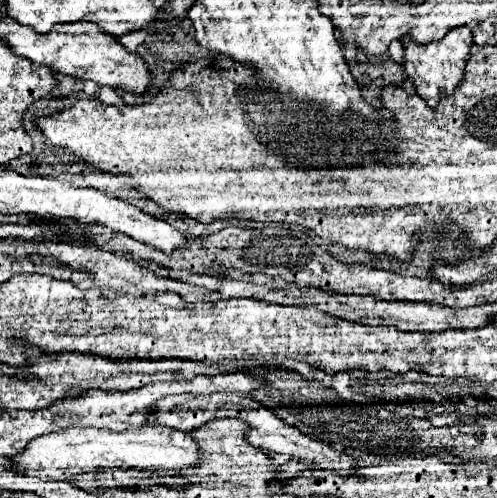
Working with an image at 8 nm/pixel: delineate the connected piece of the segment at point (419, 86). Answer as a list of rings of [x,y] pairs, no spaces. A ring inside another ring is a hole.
[[[460,26],[456,30],[450,30],[444,38],[440,38],[440,42],[416,44],[410,38],[404,38],[402,44],[404,44],[406,74],[412,80],[416,94],[420,98],[426,98],[426,104],[434,108],[440,102],[440,96],[452,94],[460,84],[460,80],[464,78],[464,68],[472,48],[472,30],[468,26]]]

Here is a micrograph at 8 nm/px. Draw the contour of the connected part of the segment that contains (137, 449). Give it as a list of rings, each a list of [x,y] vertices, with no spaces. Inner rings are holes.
[[[140,426],[134,430],[126,430],[126,432],[114,432],[114,430],[100,430],[100,428],[66,428],[66,430],[58,430],[40,438],[34,438],[28,448],[20,454],[16,454],[12,458],[14,468],[20,474],[26,476],[38,476],[42,480],[68,480],[72,474],[80,474],[80,472],[92,472],[98,468],[140,468],[140,470],[166,470],[166,472],[182,472],[188,468],[194,468],[202,462],[202,450],[198,448],[198,442],[192,438],[190,432],[182,432],[176,428],[168,428],[168,426]]]

